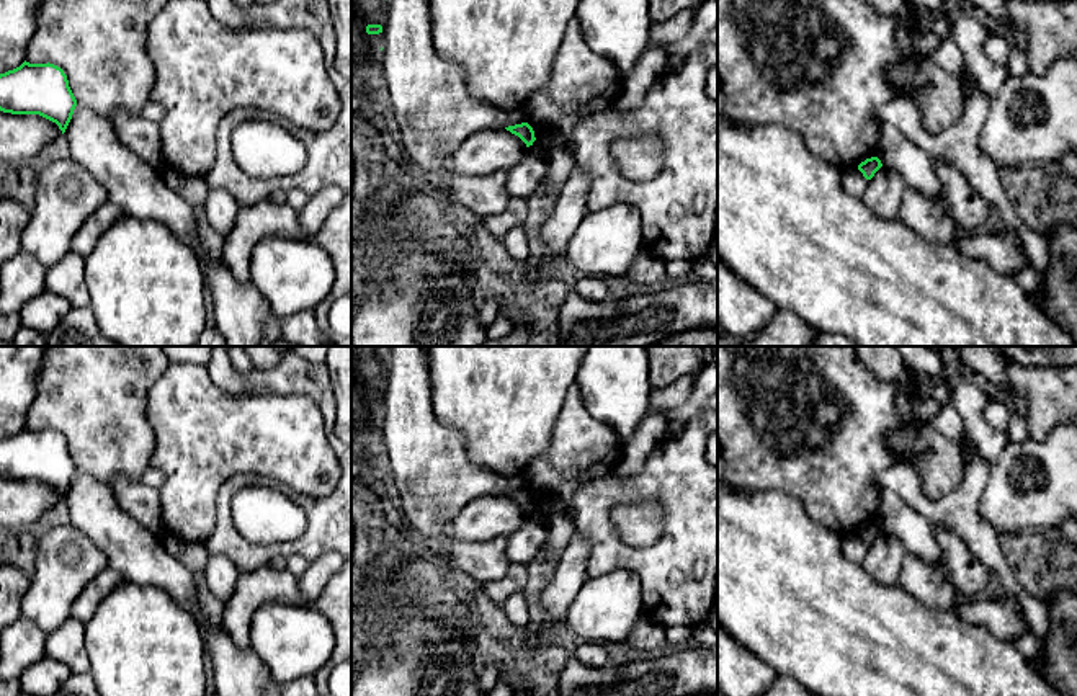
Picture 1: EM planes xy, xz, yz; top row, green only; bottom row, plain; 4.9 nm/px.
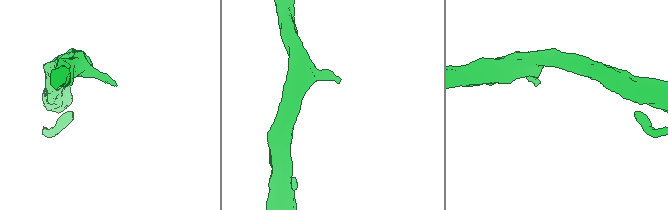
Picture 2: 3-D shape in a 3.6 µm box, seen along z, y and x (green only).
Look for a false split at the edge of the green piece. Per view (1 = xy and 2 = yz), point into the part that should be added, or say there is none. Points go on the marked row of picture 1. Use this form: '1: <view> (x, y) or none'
1: none
2: none

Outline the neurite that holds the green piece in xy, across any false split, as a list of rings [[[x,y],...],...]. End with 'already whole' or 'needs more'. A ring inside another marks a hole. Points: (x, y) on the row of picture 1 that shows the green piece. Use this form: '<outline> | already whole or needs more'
[[[29,64],[0,74],[0,111],[39,114],[65,132],[77,100],[67,75],[54,64]]] | already whole

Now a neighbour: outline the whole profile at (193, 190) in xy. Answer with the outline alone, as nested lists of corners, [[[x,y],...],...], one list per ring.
[[[173,168],[162,172],[163,181],[178,193],[191,207],[206,207],[209,186],[204,178],[185,176]]]

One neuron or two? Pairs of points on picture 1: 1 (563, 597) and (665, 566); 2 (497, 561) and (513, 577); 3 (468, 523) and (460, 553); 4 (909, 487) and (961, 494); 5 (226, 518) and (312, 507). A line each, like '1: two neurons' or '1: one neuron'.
1: two neurons
2: two neurons
3: two neurons
4: one neuron
5: one neuron

